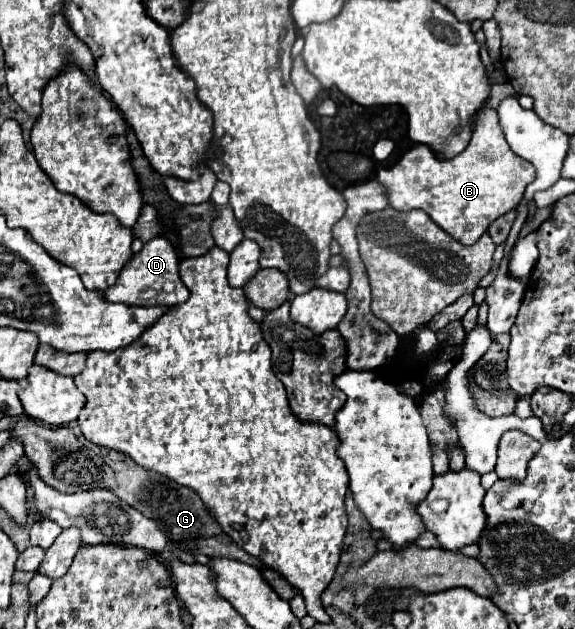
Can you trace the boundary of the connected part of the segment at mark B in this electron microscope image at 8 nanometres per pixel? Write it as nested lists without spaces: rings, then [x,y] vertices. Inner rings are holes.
[[[484,106],[470,122],[472,138],[454,158],[440,158],[426,144],[416,144],[392,168],[380,168],[376,180],[384,186],[388,204],[394,210],[424,210],[444,232],[462,244],[474,244],[498,216],[516,208],[528,182],[536,178],[530,162],[516,156],[500,126],[494,108]]]

